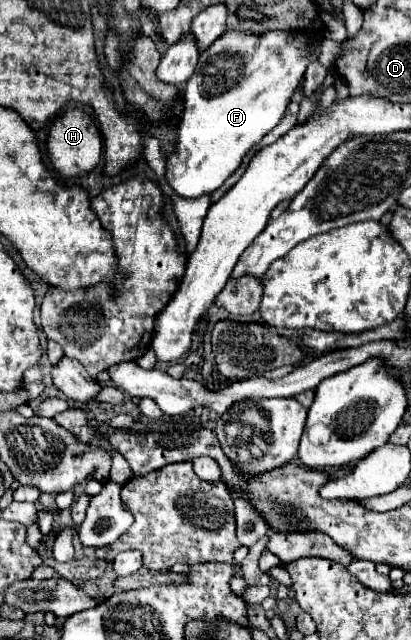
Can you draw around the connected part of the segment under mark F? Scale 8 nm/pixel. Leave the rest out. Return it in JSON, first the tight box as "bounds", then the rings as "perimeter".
{"bounds":[166,31,320,199],"perimeter":[[[226,31],[204,53],[200,53],[194,75],[184,85],[184,113],[174,141],[174,153],[166,157],[166,183],[178,197],[196,199],[210,195],[238,169],[246,151],[272,131],[286,113],[290,97],[300,87],[308,63],[316,61],[320,45],[314,45],[304,31],[268,31],[268,35],[250,35]]]}

